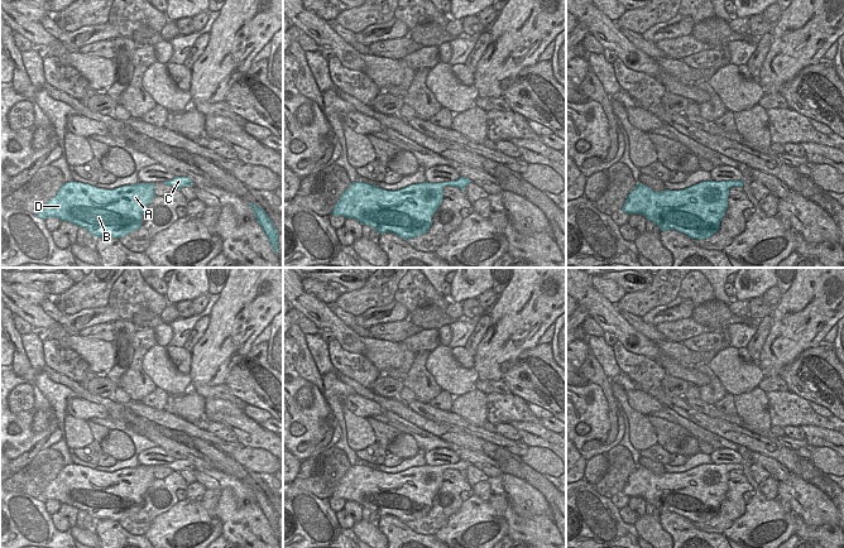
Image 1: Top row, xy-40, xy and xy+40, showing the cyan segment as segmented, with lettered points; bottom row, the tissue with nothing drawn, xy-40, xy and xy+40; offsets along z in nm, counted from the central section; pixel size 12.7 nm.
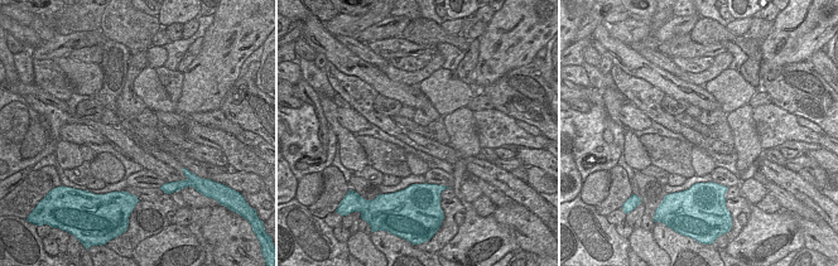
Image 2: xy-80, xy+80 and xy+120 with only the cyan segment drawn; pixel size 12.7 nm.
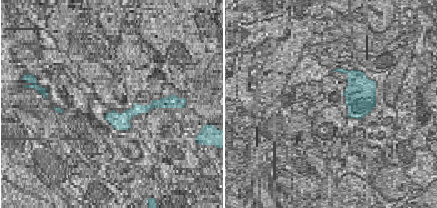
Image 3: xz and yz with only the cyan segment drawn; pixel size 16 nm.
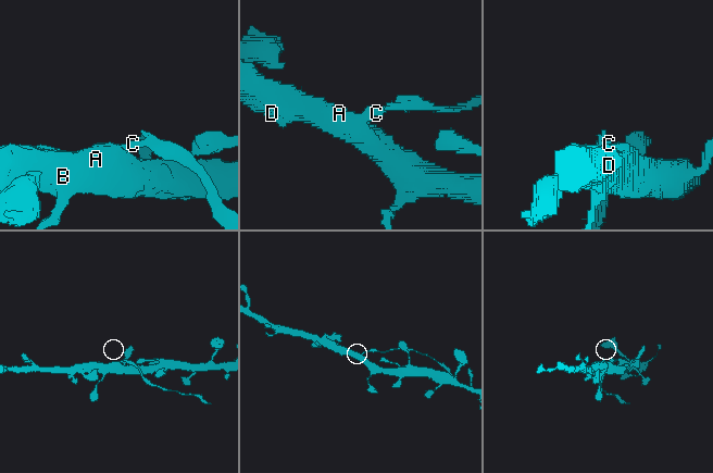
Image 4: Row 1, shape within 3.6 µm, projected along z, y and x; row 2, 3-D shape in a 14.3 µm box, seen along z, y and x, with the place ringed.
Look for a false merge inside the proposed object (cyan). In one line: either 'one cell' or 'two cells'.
two cells

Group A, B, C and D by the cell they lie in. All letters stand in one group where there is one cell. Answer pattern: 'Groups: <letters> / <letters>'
Groups: A B D / C.

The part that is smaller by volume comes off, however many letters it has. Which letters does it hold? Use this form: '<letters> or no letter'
C

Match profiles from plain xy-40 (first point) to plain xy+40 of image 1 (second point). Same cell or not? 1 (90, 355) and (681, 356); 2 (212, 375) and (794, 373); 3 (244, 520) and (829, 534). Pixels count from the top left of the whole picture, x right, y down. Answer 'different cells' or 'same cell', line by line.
1: same cell
2: different cells
3: same cell

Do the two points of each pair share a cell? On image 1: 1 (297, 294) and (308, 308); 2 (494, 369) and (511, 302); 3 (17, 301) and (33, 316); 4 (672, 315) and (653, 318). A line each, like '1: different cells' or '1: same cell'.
1: same cell
2: same cell
3: same cell
4: same cell

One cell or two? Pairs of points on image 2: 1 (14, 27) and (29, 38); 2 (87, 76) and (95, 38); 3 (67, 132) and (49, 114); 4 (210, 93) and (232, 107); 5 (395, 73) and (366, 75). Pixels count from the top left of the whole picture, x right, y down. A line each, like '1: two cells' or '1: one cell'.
1: one cell
2: two cells
3: two cells
4: two cells
5: two cells

